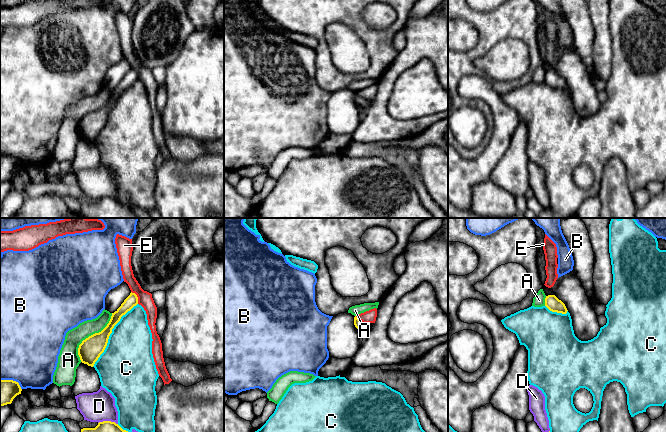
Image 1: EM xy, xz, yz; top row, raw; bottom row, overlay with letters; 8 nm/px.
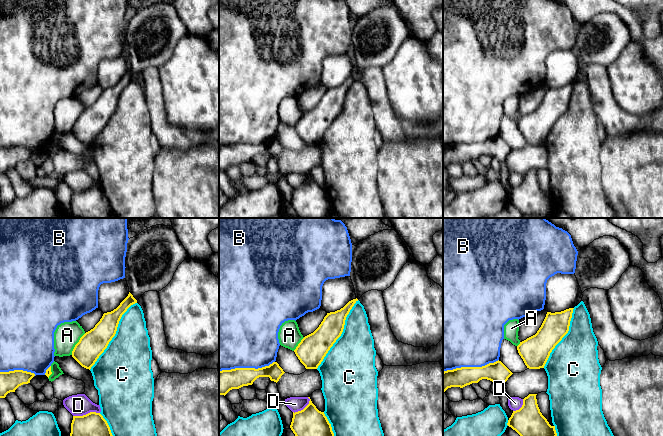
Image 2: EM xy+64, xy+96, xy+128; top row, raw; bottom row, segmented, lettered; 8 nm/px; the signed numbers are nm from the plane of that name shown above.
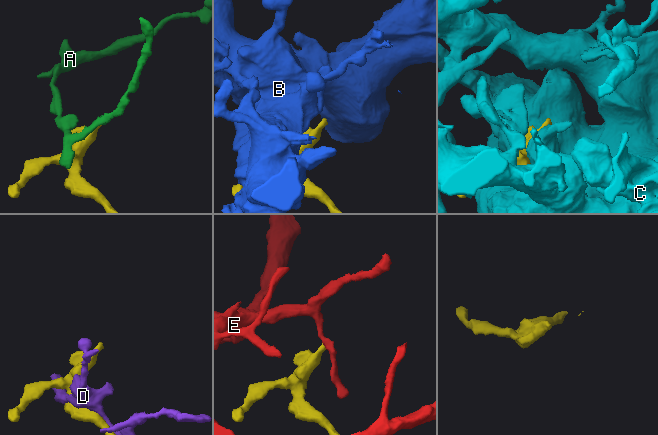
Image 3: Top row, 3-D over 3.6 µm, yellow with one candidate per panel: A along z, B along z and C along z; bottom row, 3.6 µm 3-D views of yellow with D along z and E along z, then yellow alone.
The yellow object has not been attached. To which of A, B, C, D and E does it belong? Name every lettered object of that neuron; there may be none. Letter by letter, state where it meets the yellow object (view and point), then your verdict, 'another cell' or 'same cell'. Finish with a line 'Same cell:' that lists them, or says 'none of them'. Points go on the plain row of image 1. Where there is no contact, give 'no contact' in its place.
A: meets yellow in xy at (91, 111); another cell
B: meets yellow in xy at (12, 156); another cell
C: meets yellow in xy at (110, 109); another cell
D: meets yellow in xy at (108, 197); another cell
E: meets yellow in xy at (137, 73); another cell
Same cell: none of them

